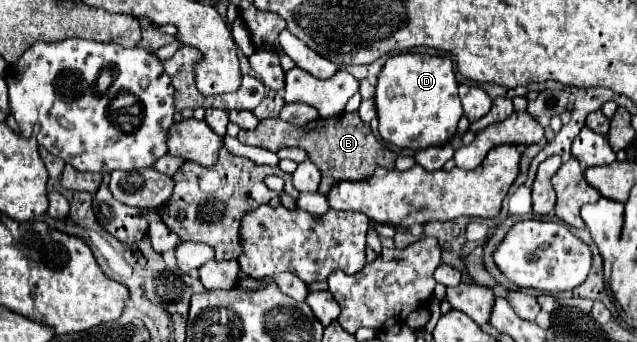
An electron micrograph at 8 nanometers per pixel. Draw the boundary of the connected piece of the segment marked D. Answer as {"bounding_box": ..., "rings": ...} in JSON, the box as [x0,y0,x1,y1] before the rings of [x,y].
{"bounding_box":[375,55,463,151],"rings":[[[393,55],[383,65],[375,89],[379,133],[385,141],[419,151],[431,145],[445,145],[457,133],[463,107],[457,95],[457,79],[449,55]]]}

